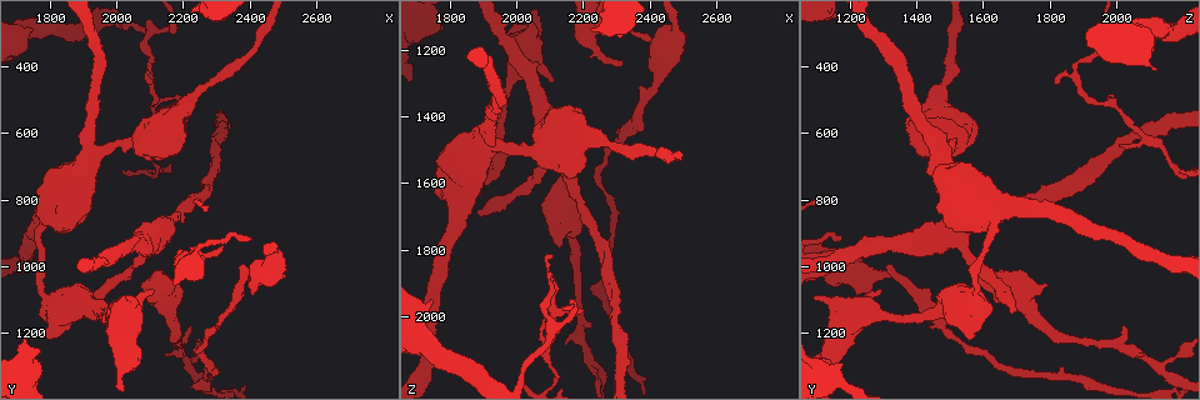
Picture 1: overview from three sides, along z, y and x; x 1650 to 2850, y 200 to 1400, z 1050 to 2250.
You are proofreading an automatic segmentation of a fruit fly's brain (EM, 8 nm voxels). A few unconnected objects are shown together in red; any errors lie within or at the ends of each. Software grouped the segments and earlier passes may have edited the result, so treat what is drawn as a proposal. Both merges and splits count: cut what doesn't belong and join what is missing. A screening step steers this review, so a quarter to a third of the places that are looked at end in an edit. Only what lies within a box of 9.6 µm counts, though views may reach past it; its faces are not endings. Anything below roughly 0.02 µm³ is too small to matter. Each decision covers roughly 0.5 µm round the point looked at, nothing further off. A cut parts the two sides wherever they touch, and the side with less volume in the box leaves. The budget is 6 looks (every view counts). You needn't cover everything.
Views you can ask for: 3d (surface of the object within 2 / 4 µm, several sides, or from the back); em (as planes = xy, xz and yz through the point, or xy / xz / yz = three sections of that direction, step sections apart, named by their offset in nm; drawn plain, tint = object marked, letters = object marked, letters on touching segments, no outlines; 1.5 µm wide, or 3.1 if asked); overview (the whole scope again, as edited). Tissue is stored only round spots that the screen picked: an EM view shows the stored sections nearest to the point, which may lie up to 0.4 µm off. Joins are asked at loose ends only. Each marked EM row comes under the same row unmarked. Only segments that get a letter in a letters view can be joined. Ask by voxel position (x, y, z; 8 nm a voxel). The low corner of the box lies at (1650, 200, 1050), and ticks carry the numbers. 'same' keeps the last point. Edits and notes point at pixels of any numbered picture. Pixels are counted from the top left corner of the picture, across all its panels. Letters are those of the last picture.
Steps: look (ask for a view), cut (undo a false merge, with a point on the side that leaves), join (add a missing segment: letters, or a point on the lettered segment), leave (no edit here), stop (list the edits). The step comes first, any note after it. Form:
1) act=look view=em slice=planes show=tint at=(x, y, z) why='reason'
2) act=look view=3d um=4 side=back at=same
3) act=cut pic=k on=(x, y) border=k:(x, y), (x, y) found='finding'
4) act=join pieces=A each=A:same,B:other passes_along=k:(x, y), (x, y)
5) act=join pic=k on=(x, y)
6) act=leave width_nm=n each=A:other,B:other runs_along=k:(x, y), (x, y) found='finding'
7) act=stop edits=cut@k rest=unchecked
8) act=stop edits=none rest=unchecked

act=look view=em slice=planes show=tint at=(2230, 1190, 2030) why='an open end'

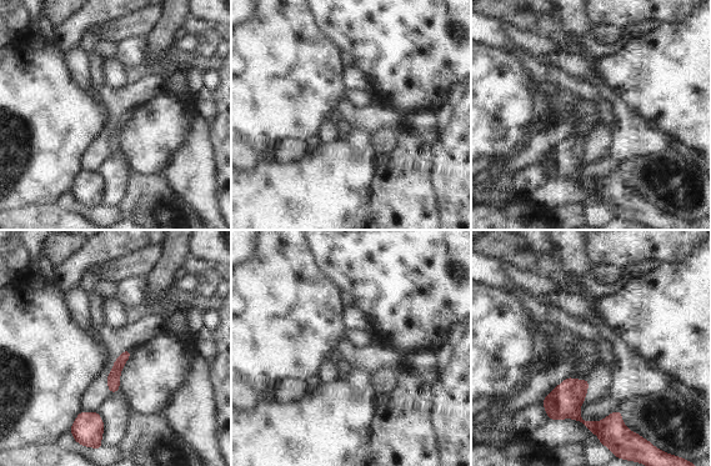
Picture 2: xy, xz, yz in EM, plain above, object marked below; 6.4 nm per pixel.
act=look view=em slice=planes show=letters at=same why='what lies round it'

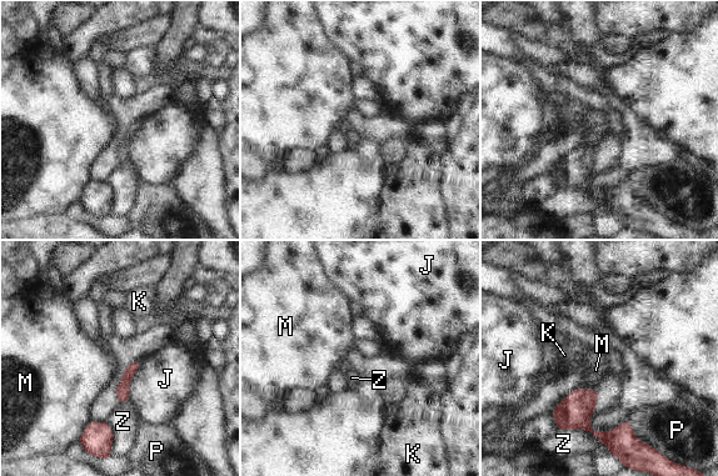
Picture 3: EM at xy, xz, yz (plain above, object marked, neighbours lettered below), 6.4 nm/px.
act=leave each=J:other,K:other,M:other,P:other,Z:other runs_along=3:(135, 364), (125, 379), (121, 399) found='no lettered segment goes on from it'

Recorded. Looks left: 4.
act=look view=3d um=2 at=(2010, 280, 2190) why='sharp bend'

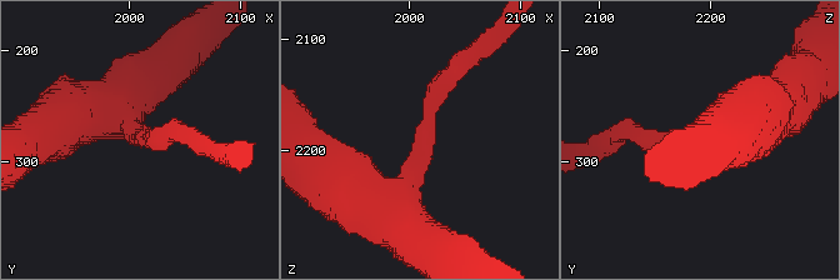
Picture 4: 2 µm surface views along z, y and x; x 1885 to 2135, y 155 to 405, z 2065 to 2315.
act=look view=em slice=yz step=8 show=letters at=(2014, 274, 2186)

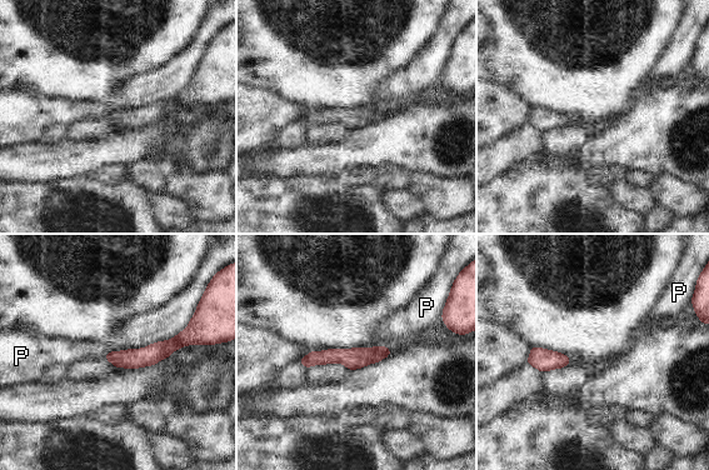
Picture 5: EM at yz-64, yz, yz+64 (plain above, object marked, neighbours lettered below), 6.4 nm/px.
act=look view=em slice=planes show=letters at=same

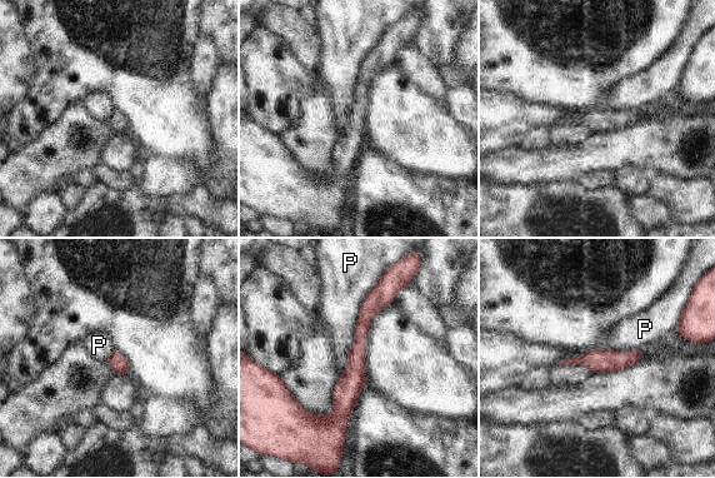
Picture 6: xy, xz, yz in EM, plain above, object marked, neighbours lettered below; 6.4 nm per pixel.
act=leave each=P:other found='continuous, no second neuron'

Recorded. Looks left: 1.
act=stop edits=none rest=unchecked

